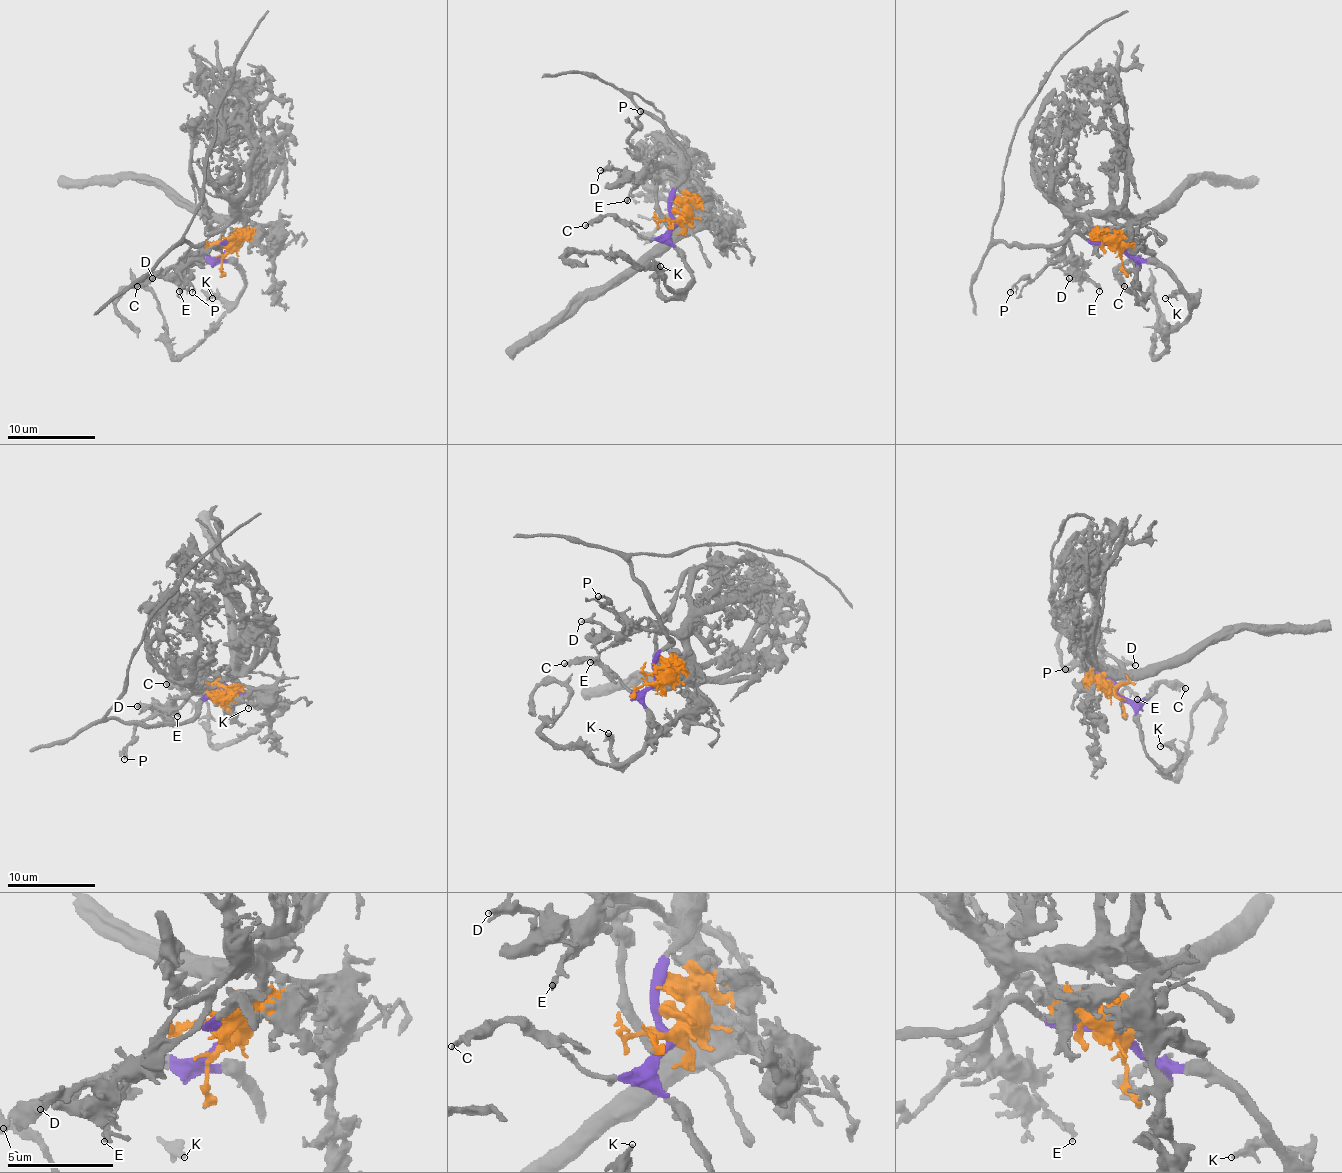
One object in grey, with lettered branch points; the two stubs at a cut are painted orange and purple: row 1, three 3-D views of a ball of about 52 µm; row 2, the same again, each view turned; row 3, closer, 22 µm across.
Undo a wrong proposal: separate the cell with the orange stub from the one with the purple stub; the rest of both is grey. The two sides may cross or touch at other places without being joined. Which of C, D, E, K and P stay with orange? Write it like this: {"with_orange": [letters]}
{"with_orange": ["D", "E", "P"]}

